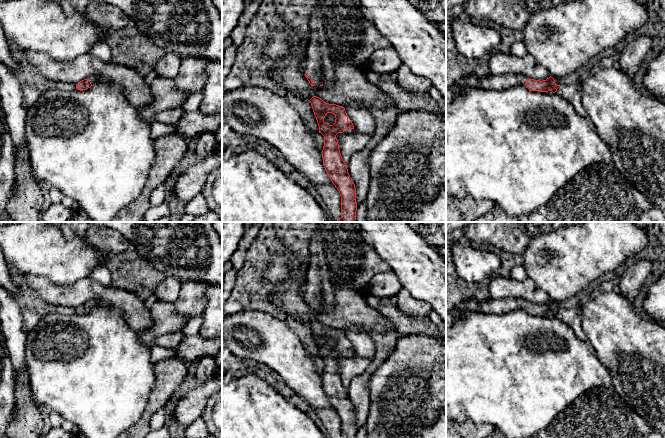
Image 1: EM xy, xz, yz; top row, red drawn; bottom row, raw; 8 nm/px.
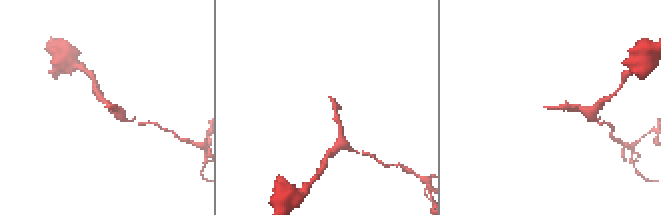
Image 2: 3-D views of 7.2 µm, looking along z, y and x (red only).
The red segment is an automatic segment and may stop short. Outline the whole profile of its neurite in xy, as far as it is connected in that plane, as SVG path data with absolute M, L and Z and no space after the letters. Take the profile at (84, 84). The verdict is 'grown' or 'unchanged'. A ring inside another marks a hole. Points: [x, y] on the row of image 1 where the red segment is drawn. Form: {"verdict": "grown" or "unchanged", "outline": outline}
{"verdict": "grown", "outline": "M89 76L86 79L80 81L79 83L76 84L76 89L83 91L88 88L90 88L94 83L99 82L99 78L96 76Z"}

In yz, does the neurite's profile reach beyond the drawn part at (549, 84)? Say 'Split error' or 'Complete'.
Split error

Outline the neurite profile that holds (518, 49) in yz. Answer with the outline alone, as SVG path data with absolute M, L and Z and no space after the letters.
M522 41L513 43L510 48L510 53L519 58L528 54L527 49Z

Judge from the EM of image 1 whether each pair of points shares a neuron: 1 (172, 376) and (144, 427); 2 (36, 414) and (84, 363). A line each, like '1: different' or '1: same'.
1: same
2: different

